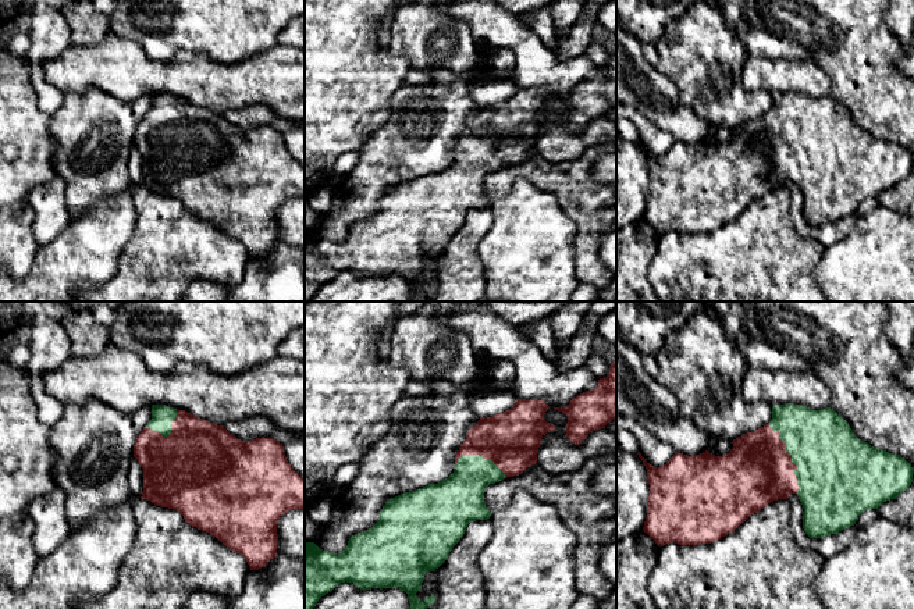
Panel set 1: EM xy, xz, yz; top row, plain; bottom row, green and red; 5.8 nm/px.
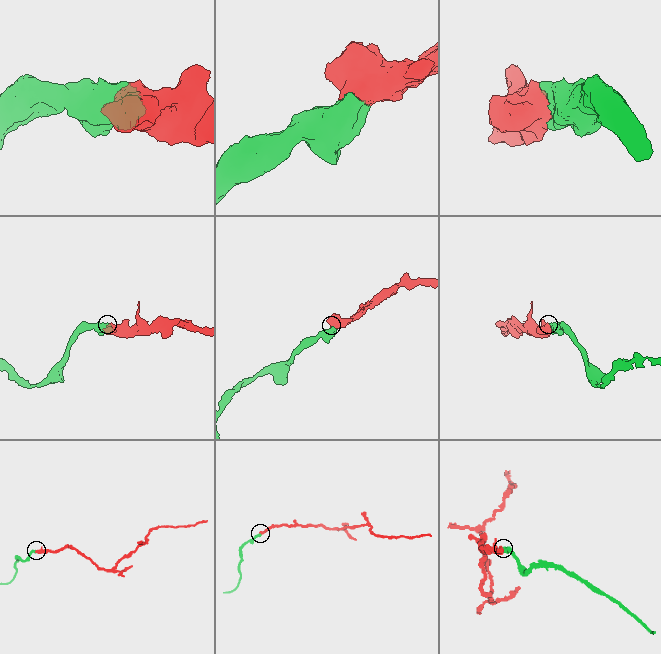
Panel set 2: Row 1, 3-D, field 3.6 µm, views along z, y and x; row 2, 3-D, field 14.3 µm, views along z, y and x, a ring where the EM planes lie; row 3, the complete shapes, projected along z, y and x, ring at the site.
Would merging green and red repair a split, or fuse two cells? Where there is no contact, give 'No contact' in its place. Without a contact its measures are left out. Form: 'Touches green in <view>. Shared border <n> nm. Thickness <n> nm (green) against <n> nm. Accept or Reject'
Touches green in yz. Shared border 440 nm. Thickness 440 nm (green) against 400 nm. Accept

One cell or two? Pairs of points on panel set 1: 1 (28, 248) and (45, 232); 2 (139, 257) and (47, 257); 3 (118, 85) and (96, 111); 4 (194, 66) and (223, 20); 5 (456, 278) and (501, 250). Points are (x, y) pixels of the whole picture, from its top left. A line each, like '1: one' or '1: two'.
1: two
2: two
3: two
4: two
5: two

